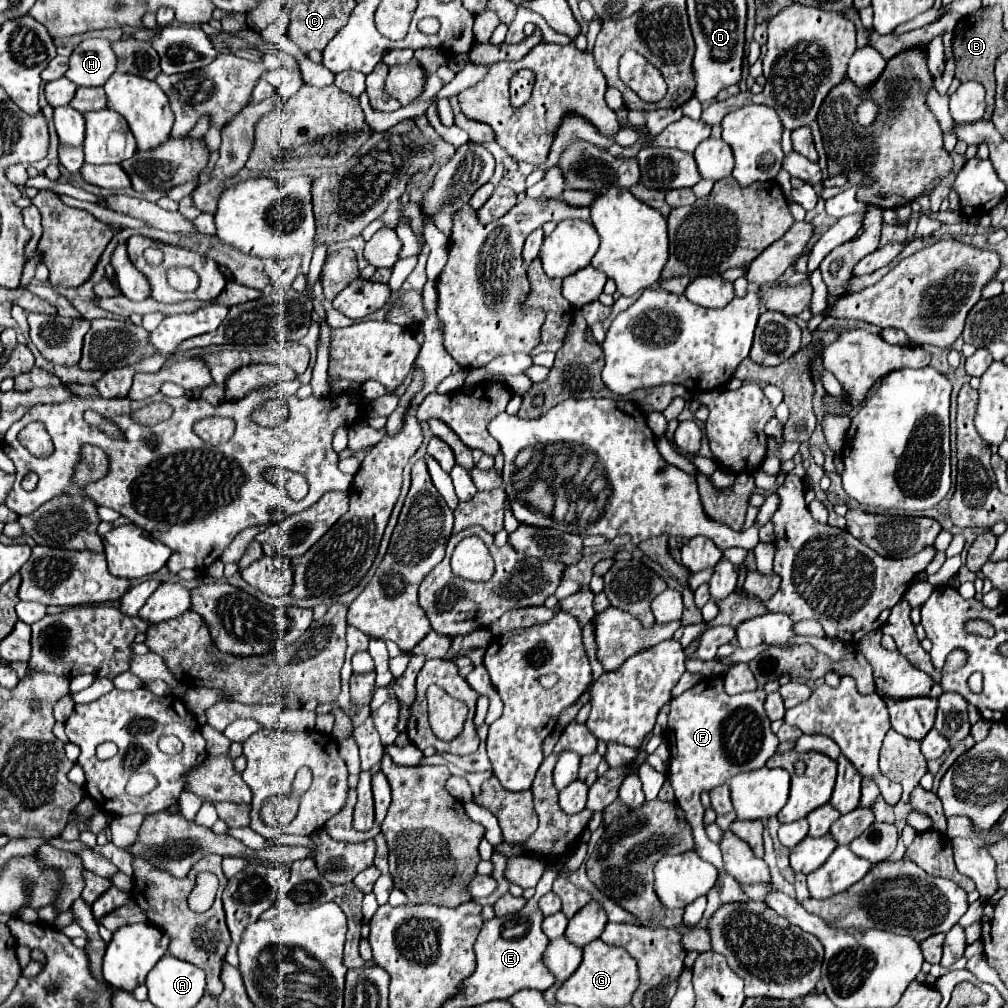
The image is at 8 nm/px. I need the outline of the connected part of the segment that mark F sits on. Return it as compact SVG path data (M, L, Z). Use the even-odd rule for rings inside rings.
M704 678L682 696L672 698L668 712L668 748L670 748L670 768L668 776L676 792L676 802L684 810L686 820L692 826L696 852L702 860L708 860L718 868L718 875L724 872L724 862L716 842L710 842L704 832L704 806L700 802L702 790L712 790L726 784L732 776L756 770L766 764L766 760L776 752L778 738L770 730L770 720L764 712L766 692L762 688L754 692L744 692L728 696L724 692L722 678Z

